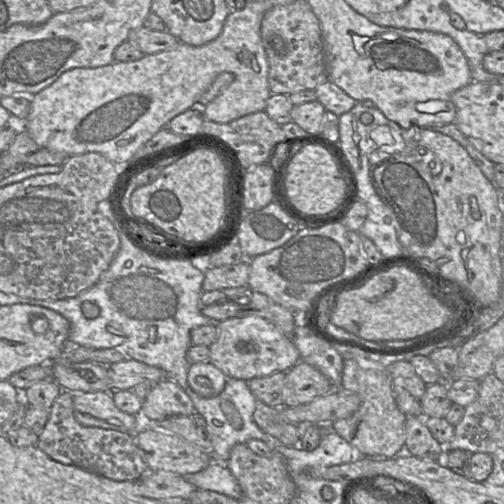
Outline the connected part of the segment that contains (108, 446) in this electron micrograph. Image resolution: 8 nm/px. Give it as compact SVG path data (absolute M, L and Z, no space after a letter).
M62 390L54 401L36 446L57 462L75 465L116 481L136 481L149 472L146 455L136 444L134 433L81 425L74 416L73 393L69 391Z

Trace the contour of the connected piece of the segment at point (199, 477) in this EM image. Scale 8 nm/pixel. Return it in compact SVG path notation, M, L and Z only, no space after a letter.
M212 461L205 469L183 476L197 489L215 491L235 499L242 496L237 479L224 464Z

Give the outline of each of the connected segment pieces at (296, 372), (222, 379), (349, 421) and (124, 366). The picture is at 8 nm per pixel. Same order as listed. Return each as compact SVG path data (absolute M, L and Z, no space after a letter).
M300 361L286 372L283 405L295 407L332 391L333 384L315 367Z
M211 362L189 365L187 380L190 388L205 398L218 396L225 388L228 377Z
M355 360L343 361L340 388L359 395L361 404L350 417L334 421L331 429L353 446L356 456L391 458L404 452L406 415L395 402L392 382L389 369L374 371L361 368Z
M124 359L107 367L111 391L131 390L134 386L145 381L156 383L167 379L164 370L134 359Z

